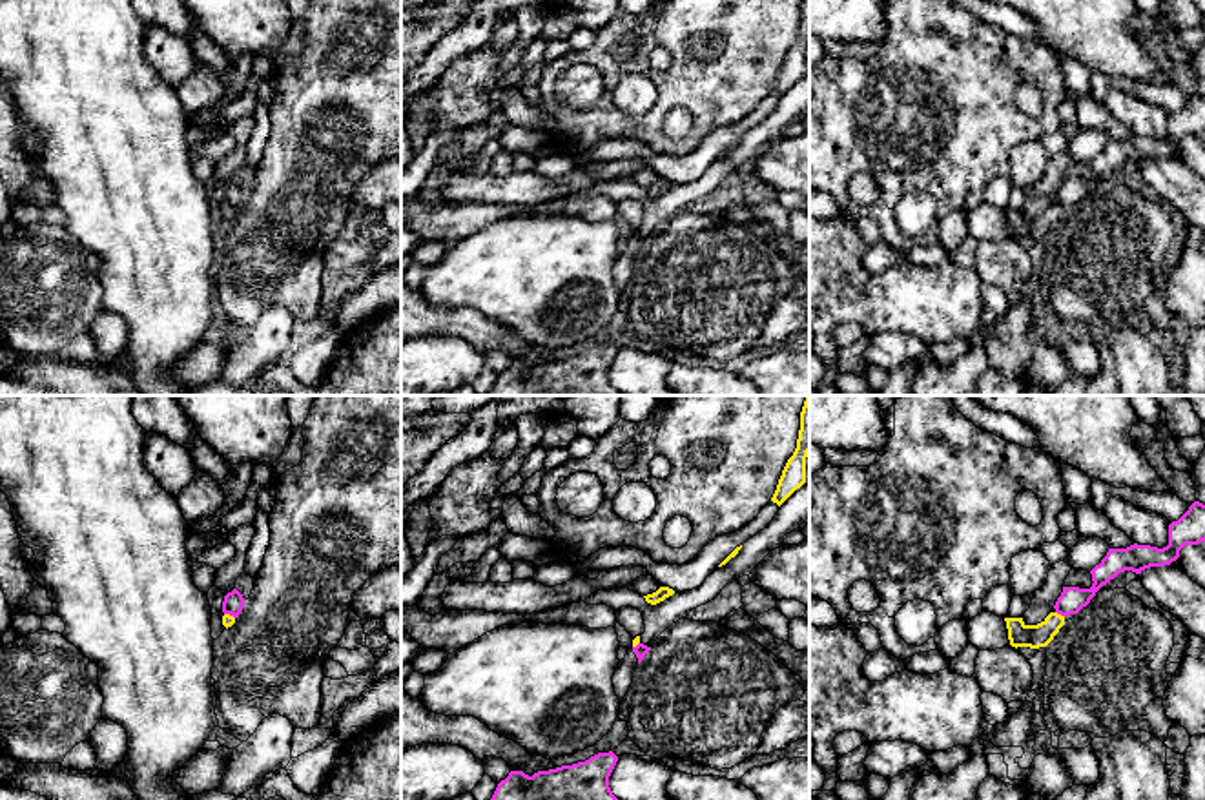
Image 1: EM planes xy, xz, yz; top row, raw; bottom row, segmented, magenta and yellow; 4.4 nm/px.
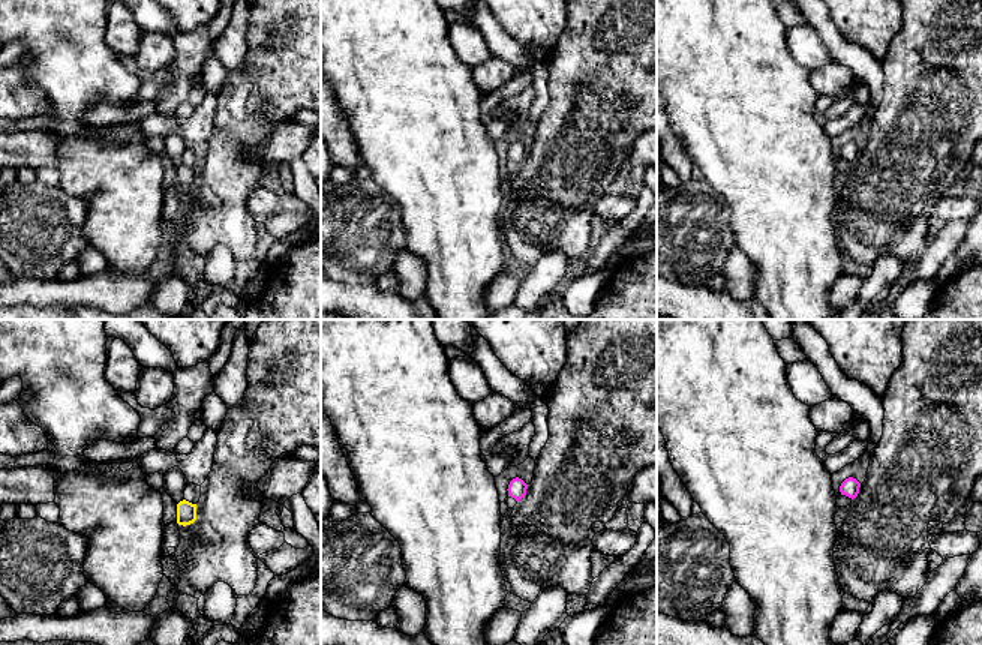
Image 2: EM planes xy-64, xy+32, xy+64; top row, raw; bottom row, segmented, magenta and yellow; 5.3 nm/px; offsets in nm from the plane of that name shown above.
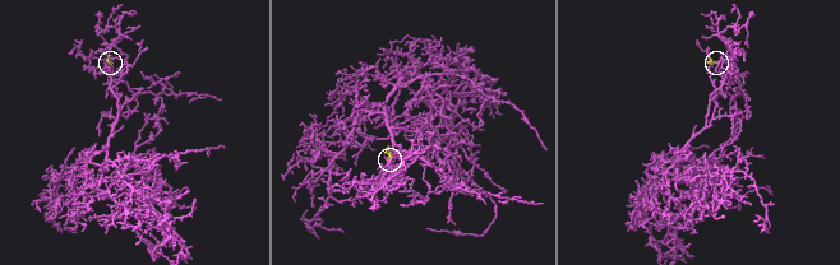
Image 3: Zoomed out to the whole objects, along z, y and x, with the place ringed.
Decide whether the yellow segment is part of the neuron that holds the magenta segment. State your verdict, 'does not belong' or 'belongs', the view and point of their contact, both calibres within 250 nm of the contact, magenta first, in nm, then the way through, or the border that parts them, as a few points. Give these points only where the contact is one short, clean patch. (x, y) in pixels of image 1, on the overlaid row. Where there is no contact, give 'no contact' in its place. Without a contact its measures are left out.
does not belong | yz (1060, 613) | 110/110 nm | along yz (1056, 611), (1063, 616)

